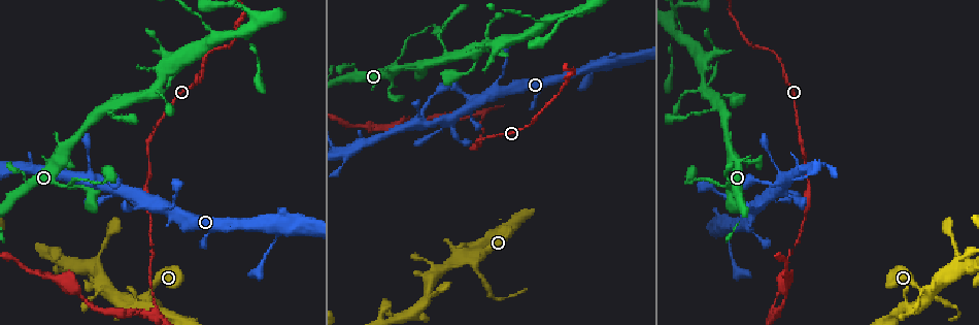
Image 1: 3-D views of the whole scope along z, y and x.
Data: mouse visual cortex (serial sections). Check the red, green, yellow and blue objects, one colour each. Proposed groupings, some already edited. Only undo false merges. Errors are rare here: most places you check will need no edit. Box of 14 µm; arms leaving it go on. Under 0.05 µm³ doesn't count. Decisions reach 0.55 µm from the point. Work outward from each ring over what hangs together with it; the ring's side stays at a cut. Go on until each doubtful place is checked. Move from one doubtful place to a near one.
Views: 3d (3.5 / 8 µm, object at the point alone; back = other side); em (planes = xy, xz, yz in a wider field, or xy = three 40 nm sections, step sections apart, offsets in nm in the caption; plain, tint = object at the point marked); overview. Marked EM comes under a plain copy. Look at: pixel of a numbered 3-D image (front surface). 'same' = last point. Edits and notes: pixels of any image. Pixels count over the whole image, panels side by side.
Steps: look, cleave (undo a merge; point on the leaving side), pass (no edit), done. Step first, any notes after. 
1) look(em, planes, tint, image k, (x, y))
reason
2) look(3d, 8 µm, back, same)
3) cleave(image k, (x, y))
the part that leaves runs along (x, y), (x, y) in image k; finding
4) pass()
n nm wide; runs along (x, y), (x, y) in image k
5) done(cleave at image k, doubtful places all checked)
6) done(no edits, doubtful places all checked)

look(3d, 3.5 µm, image 1, (166, 88))

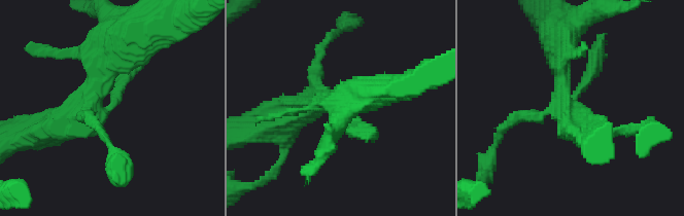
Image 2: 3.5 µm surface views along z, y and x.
look(em, xy, step 3, tint, image 2, (114, 103))

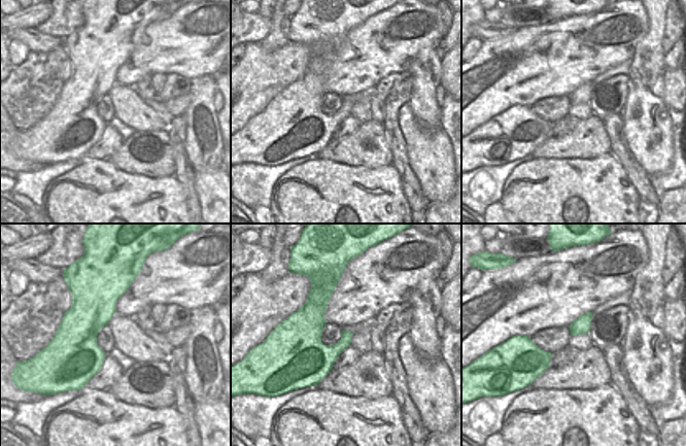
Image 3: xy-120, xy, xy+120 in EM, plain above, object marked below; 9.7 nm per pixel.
pass()
all the same cell

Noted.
look(3d, 8 µm, image 1, (249, 45))

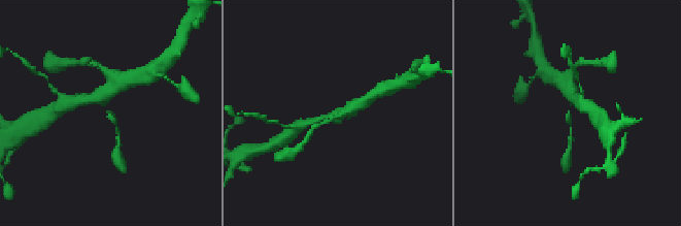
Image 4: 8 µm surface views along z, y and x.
look(3d, 3.5 µm, image 4, (569, 112))

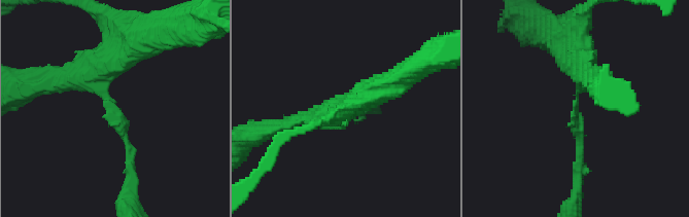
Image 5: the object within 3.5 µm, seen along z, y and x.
look(em, xy, step 1, tint, image 5, (106, 100))

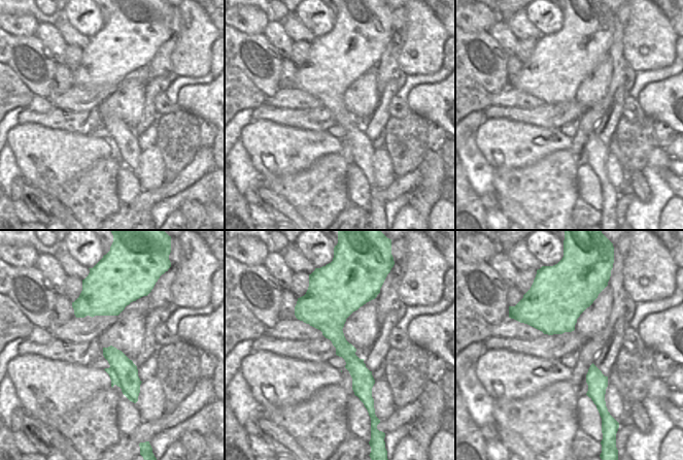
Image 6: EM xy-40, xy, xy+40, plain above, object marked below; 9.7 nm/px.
pass()
arms of 150, 200, 350 nm; runs along (332, 292), (361, 395) in image 6; all the same cell

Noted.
look(3d, 8 µm, image 1, (485, 111))
two arms in line, one across

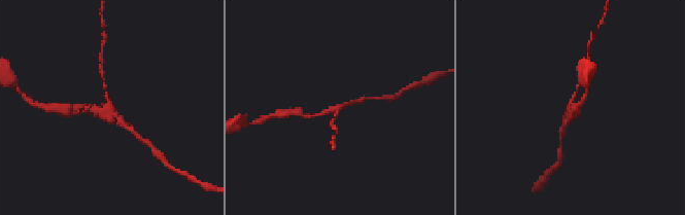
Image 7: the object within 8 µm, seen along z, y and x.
look(em, xy, step 5, tint, image 7, (340, 109))

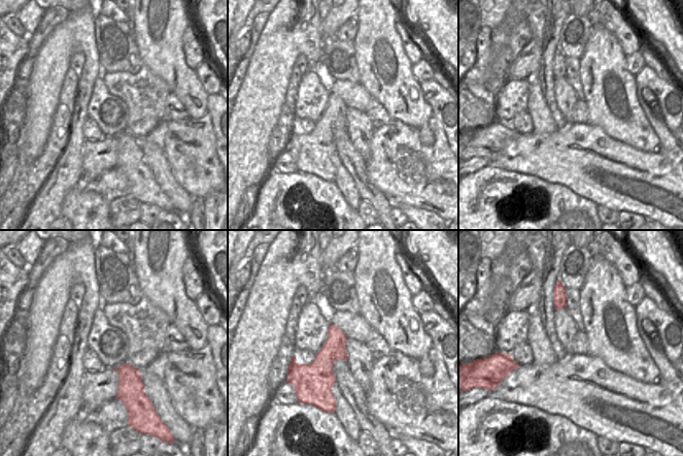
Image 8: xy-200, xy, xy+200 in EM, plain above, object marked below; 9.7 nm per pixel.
pass()
arms of 100, 150, 150 nm; runs along (103, 78), (107, 106), (82, 107) in image 7; one cell here

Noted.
look(em, xy, step 3, tint, image 1, (472, 262))

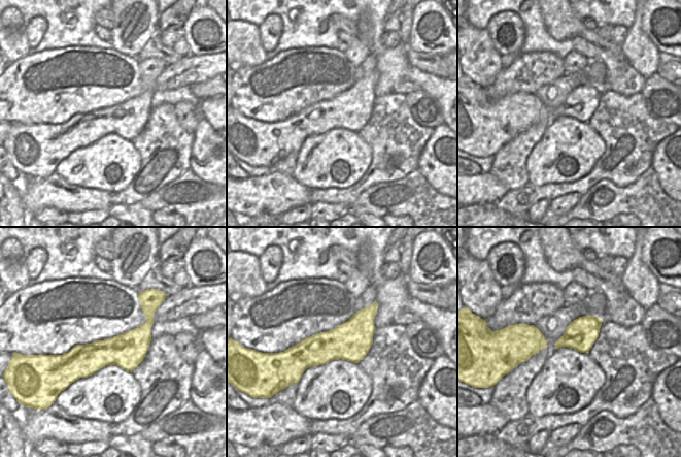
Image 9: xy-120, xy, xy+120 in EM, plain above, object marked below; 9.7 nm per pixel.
look(3d, 3.5 µm, same)
wider look

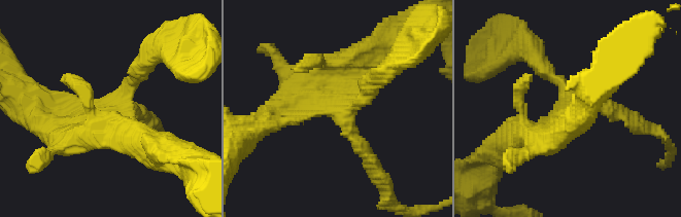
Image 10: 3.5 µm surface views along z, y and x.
pass()
runs along (151, 309), (122, 351), (64, 365) in image 9; continuous, no second cell

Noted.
look(3d, 3.5 µm, image 1, (389, 92))
sharp bend

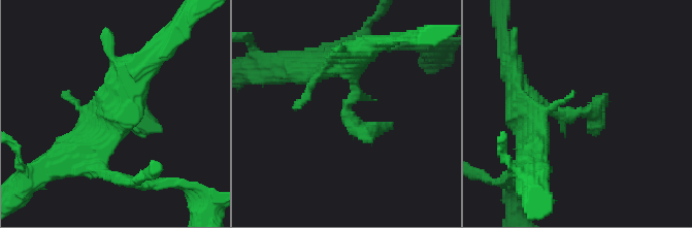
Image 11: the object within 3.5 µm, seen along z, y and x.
look(em, xy, step 3, tint, image 11, (582, 113))

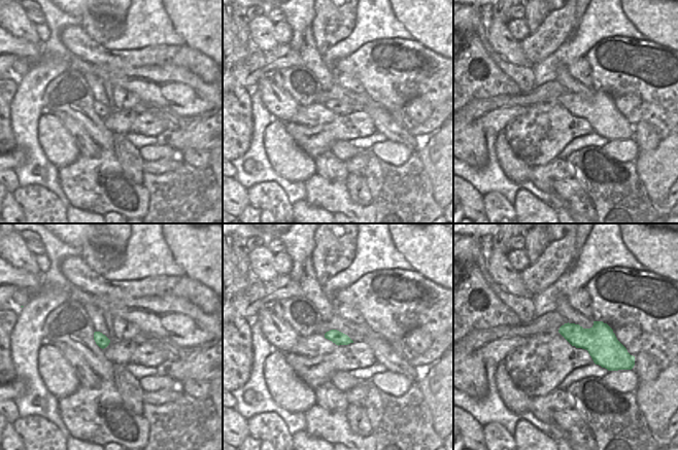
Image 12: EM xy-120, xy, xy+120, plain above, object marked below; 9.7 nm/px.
look(em, planes, tint, same)

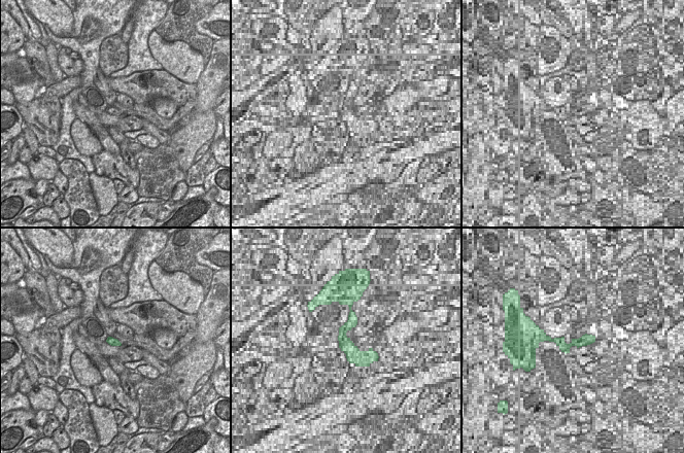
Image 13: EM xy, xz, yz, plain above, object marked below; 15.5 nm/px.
pass()
130 nm wide; runs along (348, 62), (354, 126), (392, 123) in image 11; continuous, no second cell

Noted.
done(no edits, doubtful places all checked)

